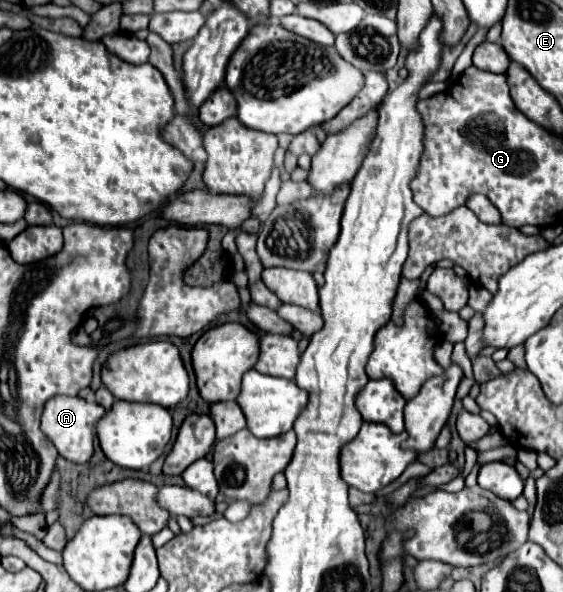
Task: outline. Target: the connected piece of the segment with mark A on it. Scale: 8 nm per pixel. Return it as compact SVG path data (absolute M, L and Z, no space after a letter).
M53 397L47 401L43 409L41 429L51 439L55 449L61 457L65 457L71 463L87 463L93 455L93 437L95 437L95 425L105 415L105 409L97 403L87 403L81 397Z

